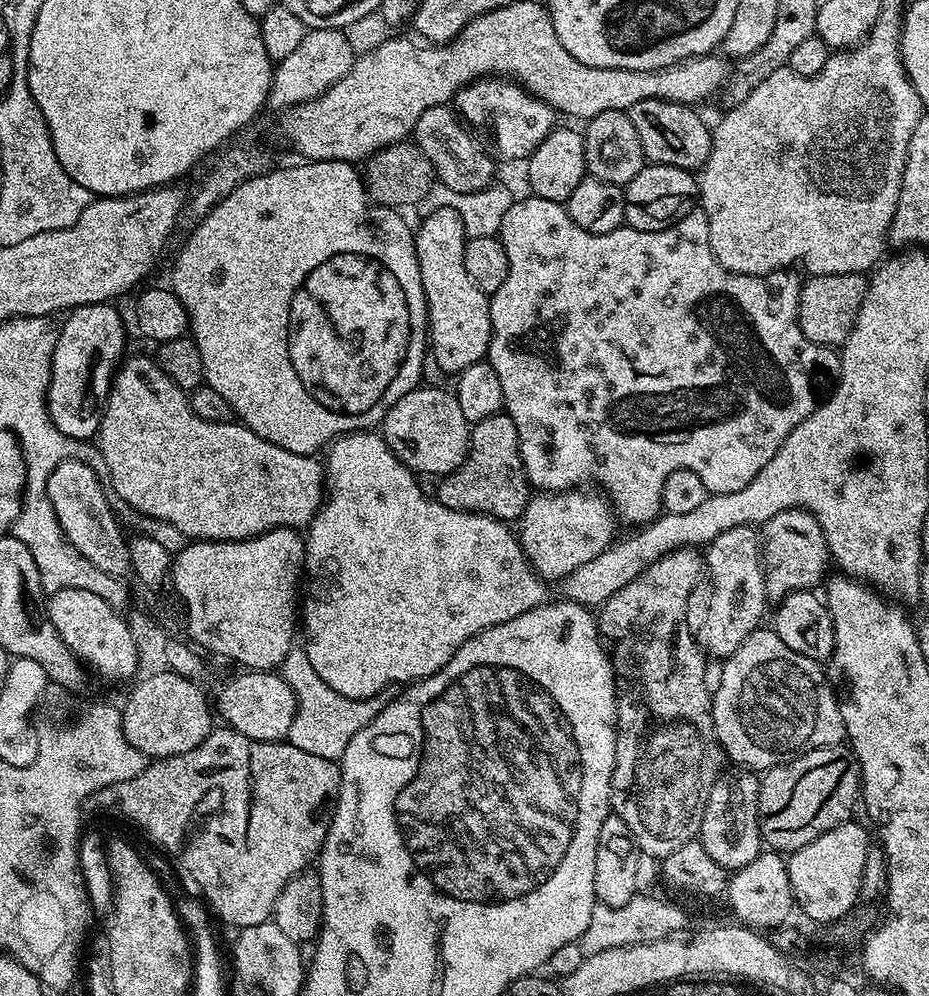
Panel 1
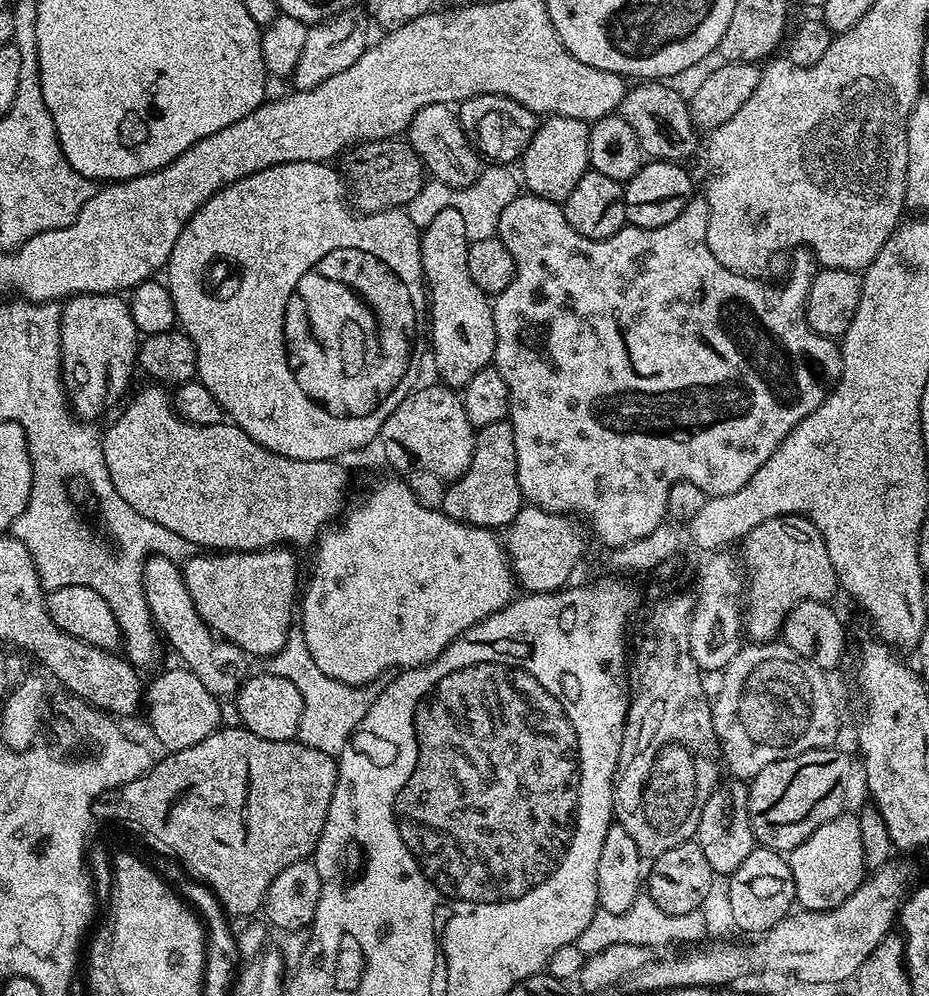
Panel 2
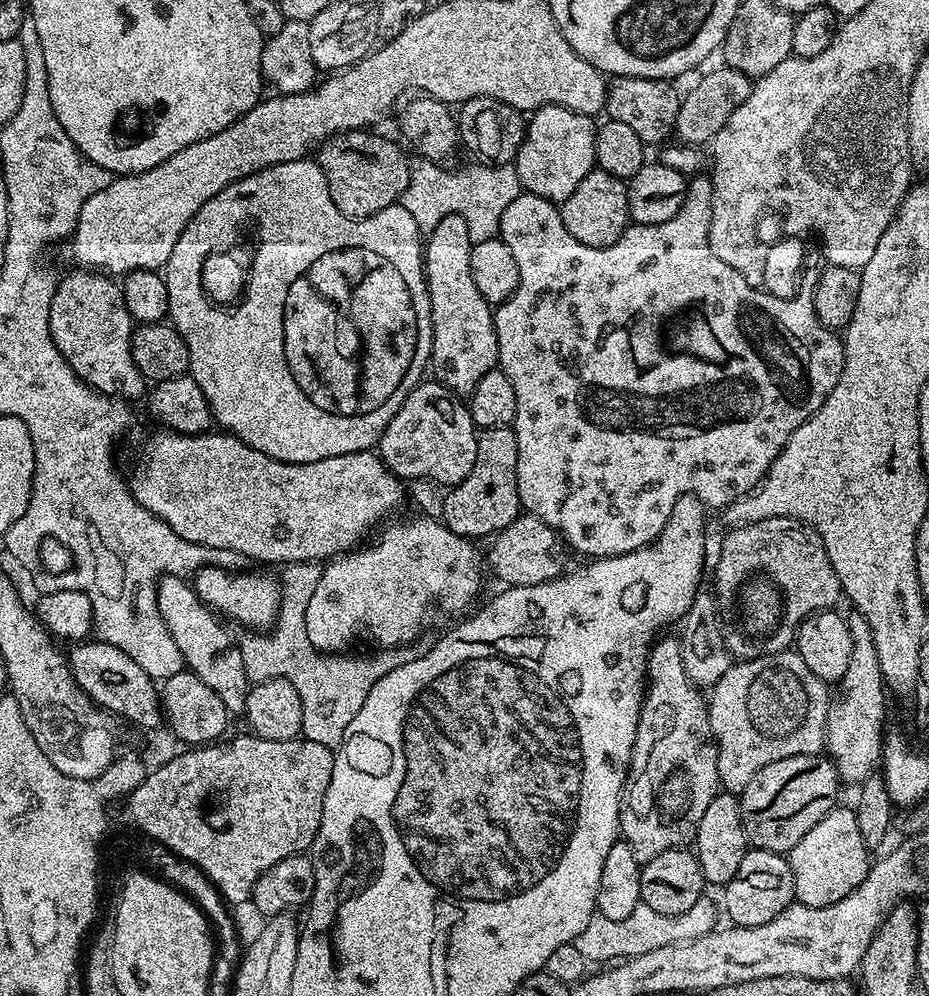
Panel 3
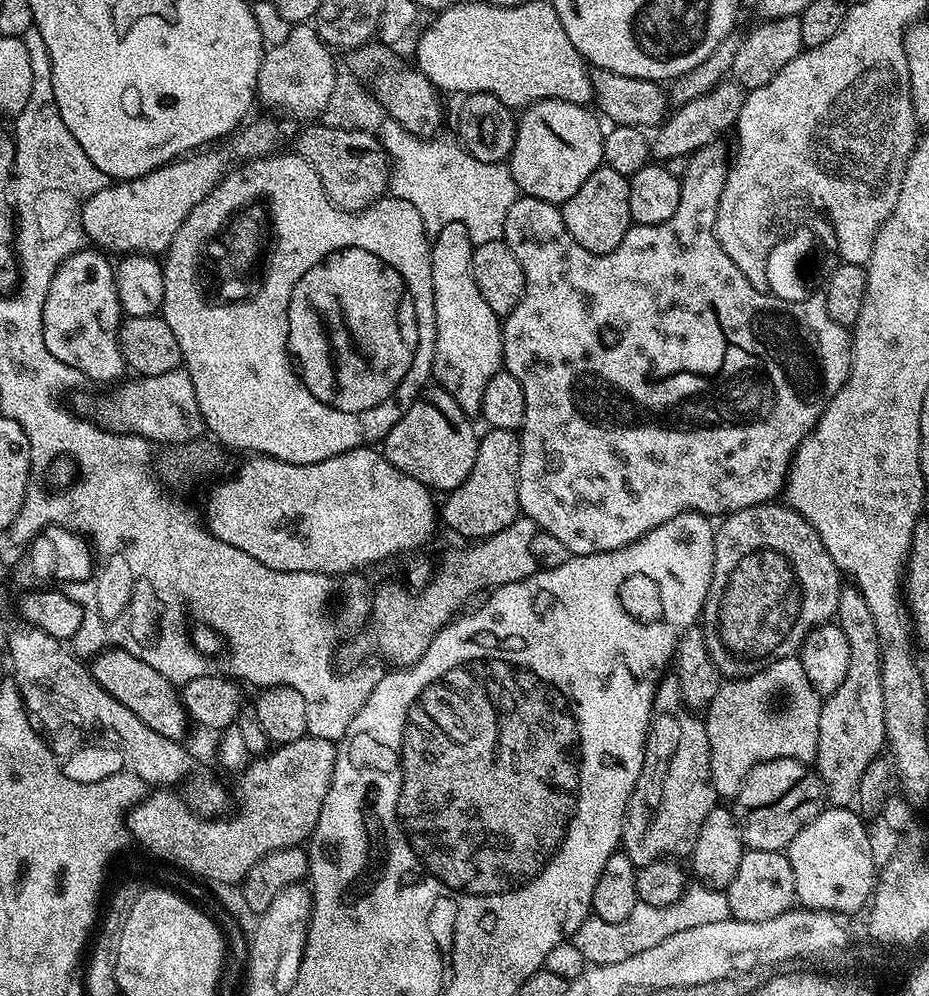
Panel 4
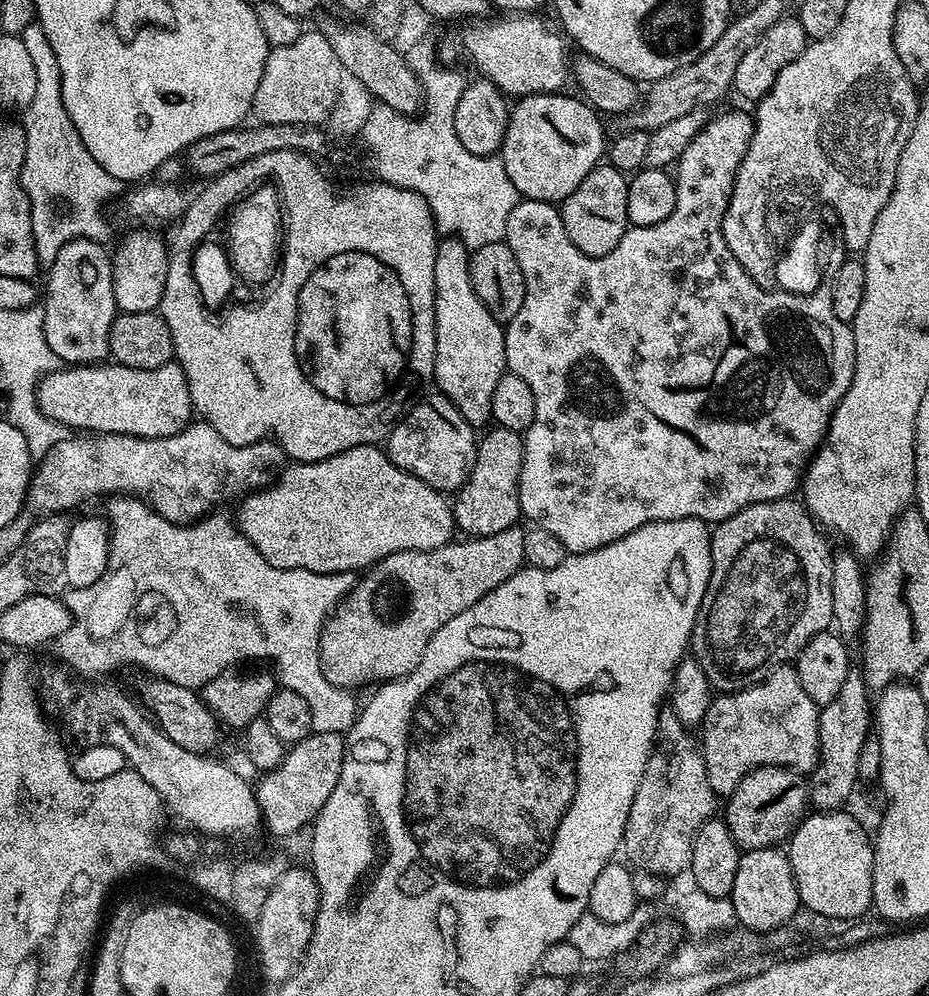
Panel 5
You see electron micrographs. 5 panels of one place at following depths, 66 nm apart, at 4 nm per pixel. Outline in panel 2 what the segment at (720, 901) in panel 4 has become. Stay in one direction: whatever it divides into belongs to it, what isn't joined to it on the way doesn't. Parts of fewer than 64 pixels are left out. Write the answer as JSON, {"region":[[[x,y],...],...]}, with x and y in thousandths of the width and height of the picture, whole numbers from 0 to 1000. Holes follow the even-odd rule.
{"region":[[[691,898],[670,918],[657,918],[644,914],[631,934],[620,943],[619,948],[628,954],[630,961],[644,958],[657,950],[665,950],[666,947],[677,947],[678,950],[691,950],[701,954],[707,954],[714,948],[723,948],[727,944],[753,944],[761,934],[762,928],[758,925],[757,915],[747,915],[741,918],[717,918],[709,913],[696,898]]]}

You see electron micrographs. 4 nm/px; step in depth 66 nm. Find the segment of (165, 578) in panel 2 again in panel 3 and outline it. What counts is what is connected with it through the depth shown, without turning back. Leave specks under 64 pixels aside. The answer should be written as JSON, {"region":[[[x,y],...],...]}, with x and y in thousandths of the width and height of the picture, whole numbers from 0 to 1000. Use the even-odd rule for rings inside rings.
{"region":[[[173,578],[168,603],[187,645],[192,645],[201,674],[217,681],[220,688],[230,693],[233,699],[241,700],[243,711],[247,707],[258,707],[258,701],[267,697],[269,684],[255,640],[241,632],[242,623],[215,601],[210,589],[196,578]]]}

